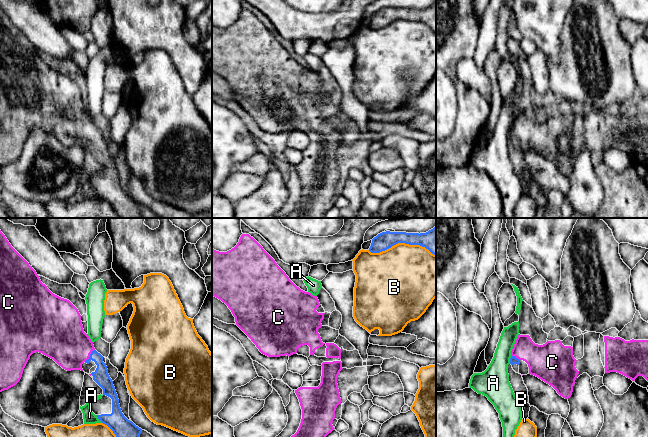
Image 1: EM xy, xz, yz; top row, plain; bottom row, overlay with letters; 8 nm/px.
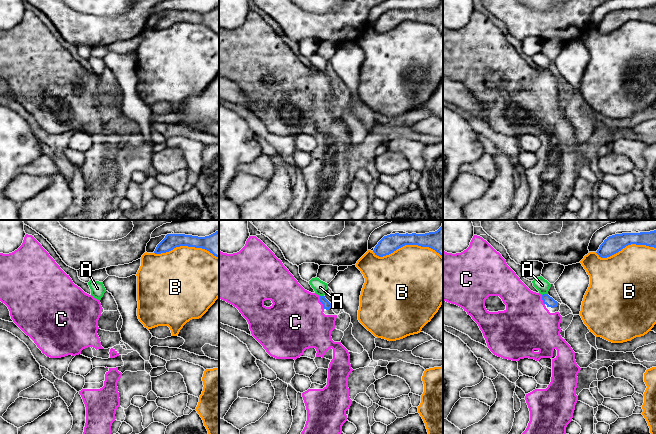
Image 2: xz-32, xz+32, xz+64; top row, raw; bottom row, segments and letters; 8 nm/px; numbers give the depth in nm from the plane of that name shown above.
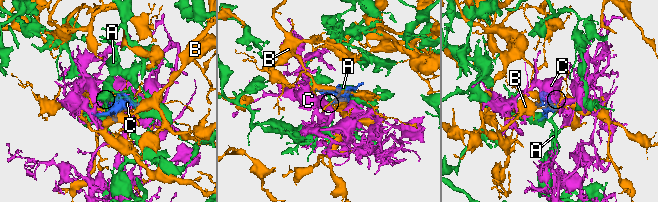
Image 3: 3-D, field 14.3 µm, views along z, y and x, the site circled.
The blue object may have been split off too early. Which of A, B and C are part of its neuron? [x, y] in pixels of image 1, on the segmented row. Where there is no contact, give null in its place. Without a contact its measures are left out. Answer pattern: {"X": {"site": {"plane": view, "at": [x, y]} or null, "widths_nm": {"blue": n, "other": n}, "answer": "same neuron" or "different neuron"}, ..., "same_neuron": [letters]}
{"A": {"site": {"plane": "xy", "at": [99, 419]}, "widths_nm": {"blue": 160, "other": 100}, "answer": "different neuron"}, "B": {"site": {"plane": "xz", "at": [402, 242]}, "widths_nm": {"blue": 170, "other": 480}, "answer": "different neuron"}, "C": {"site": {"plane": "xy", "at": [90, 356]}, "widths_nm": {"blue": 120, "other": 360}, "answer": "same neuron"}, "same_neuron": ["C"]}

